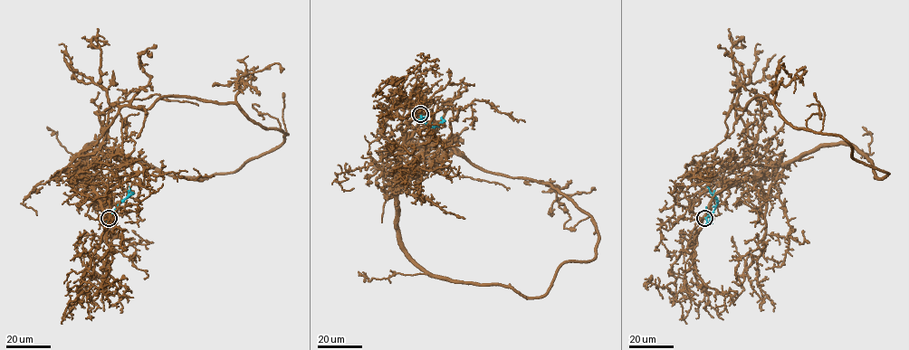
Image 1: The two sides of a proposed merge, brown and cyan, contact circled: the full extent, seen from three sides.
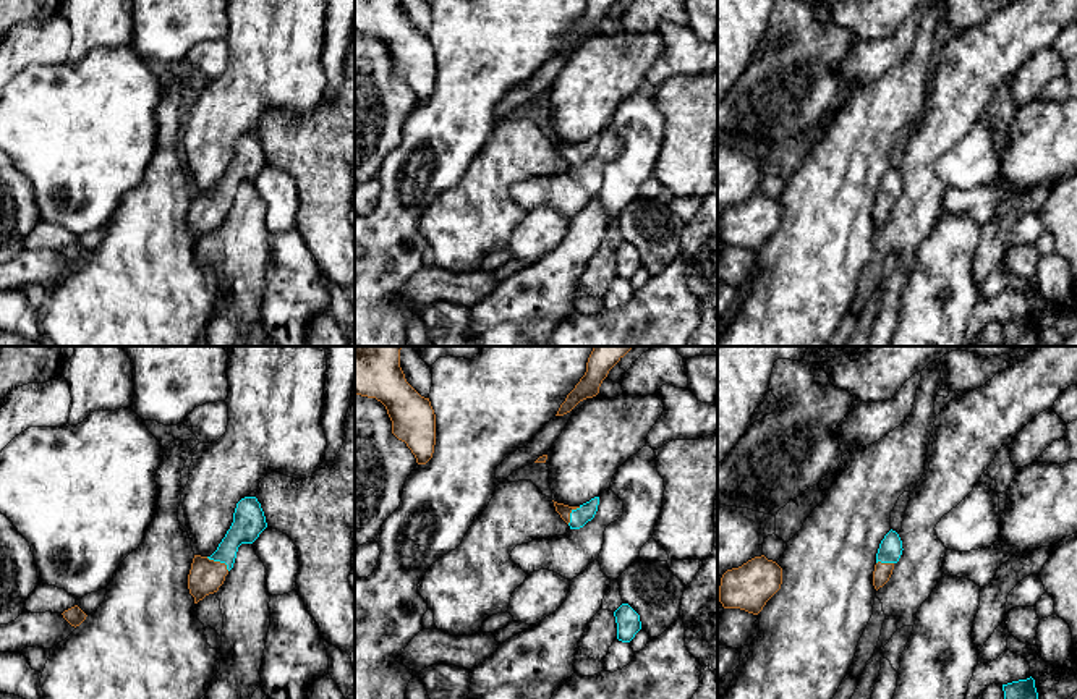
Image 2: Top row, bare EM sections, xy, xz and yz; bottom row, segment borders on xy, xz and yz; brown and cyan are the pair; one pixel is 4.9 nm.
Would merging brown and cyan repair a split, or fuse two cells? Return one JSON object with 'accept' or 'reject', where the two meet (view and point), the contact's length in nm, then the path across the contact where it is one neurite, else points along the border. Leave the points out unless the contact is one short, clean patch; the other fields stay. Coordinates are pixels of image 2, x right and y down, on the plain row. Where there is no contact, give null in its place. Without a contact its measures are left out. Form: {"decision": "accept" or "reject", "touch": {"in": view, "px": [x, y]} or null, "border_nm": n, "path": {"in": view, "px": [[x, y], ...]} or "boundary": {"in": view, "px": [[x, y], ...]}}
{"decision": "accept", "touch": {"in": "xy", "px": [219, 199]}, "border_nm": 140, "path": {"in": "xy", "px": [[206, 214], [219, 199], [229, 182], [248, 159]]}}

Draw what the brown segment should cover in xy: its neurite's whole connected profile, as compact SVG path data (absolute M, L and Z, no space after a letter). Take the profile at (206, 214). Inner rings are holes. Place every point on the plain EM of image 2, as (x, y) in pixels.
M245 134L236 141L233 160L217 188L211 194L194 193L188 212L188 227L194 241L214 231L233 205L238 184L253 181L267 165L264 149L256 134Z

